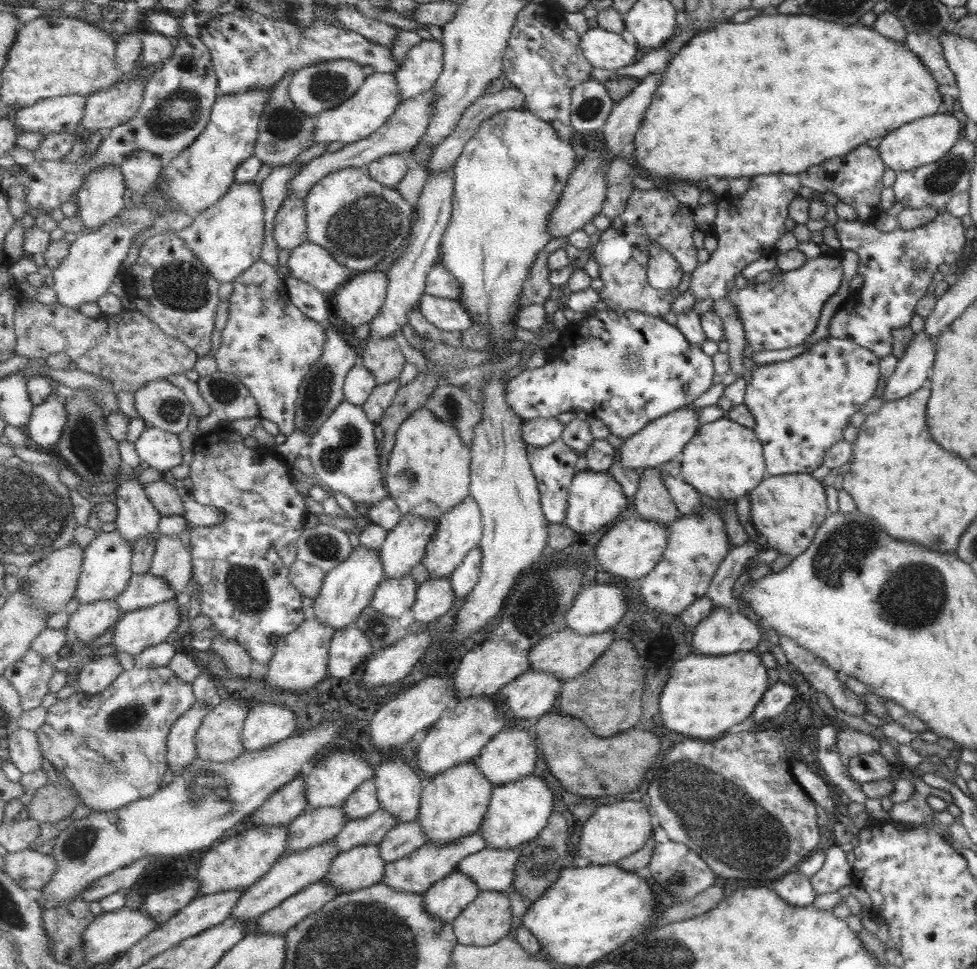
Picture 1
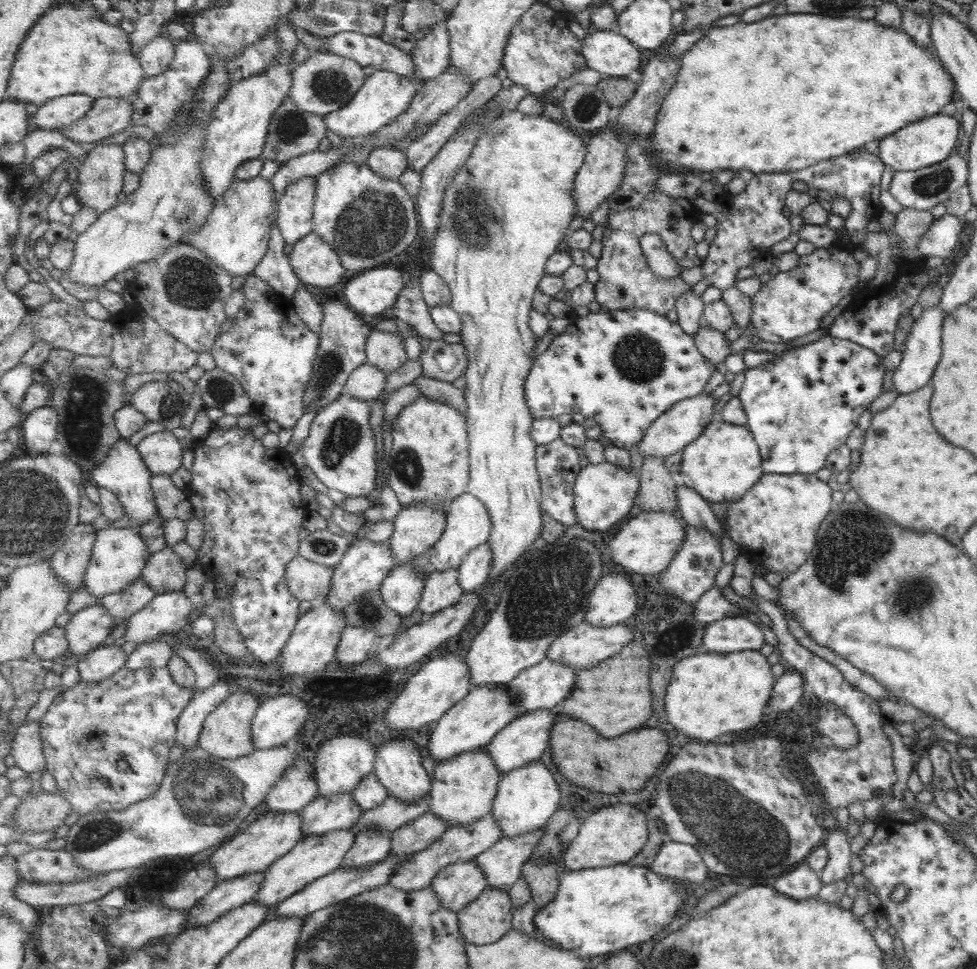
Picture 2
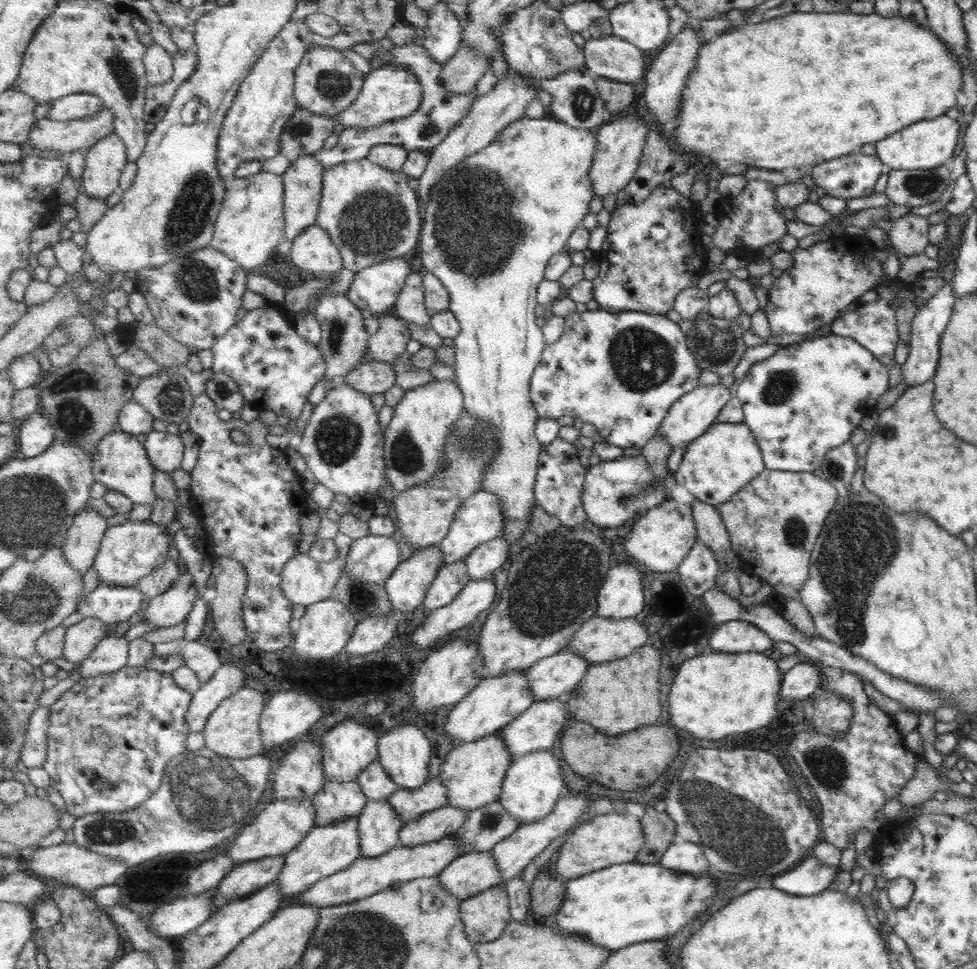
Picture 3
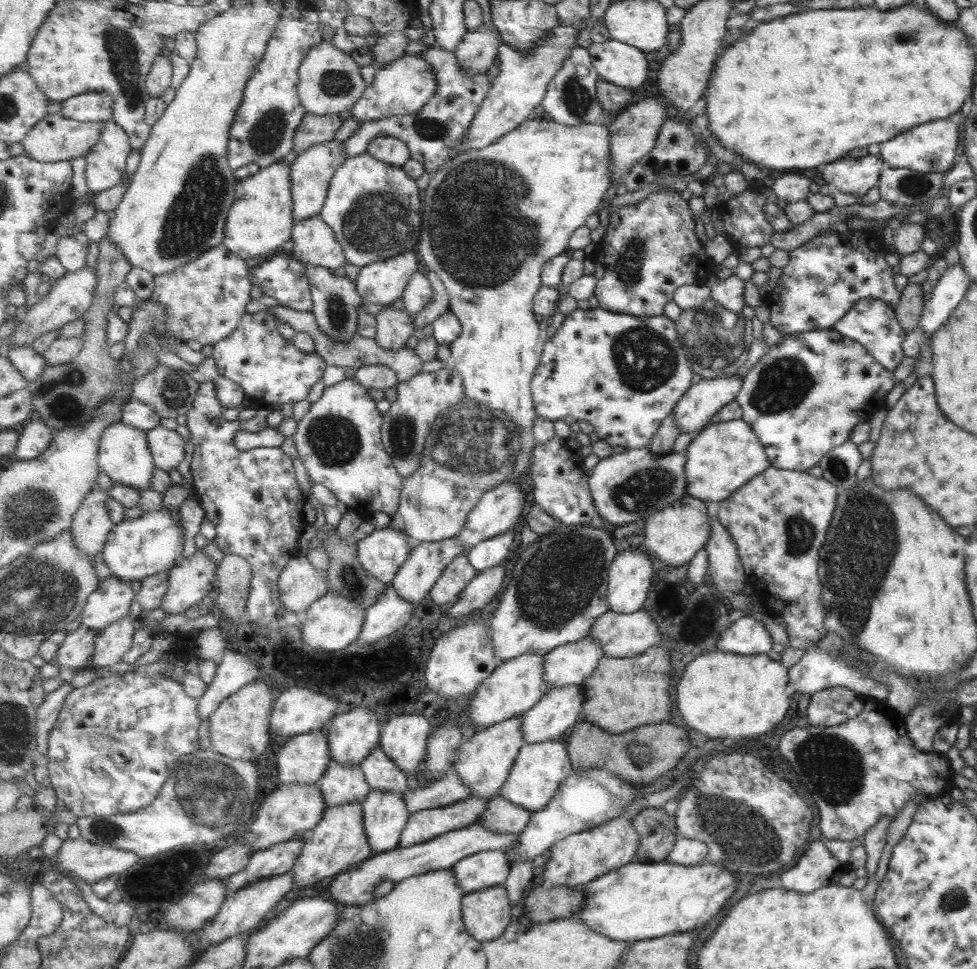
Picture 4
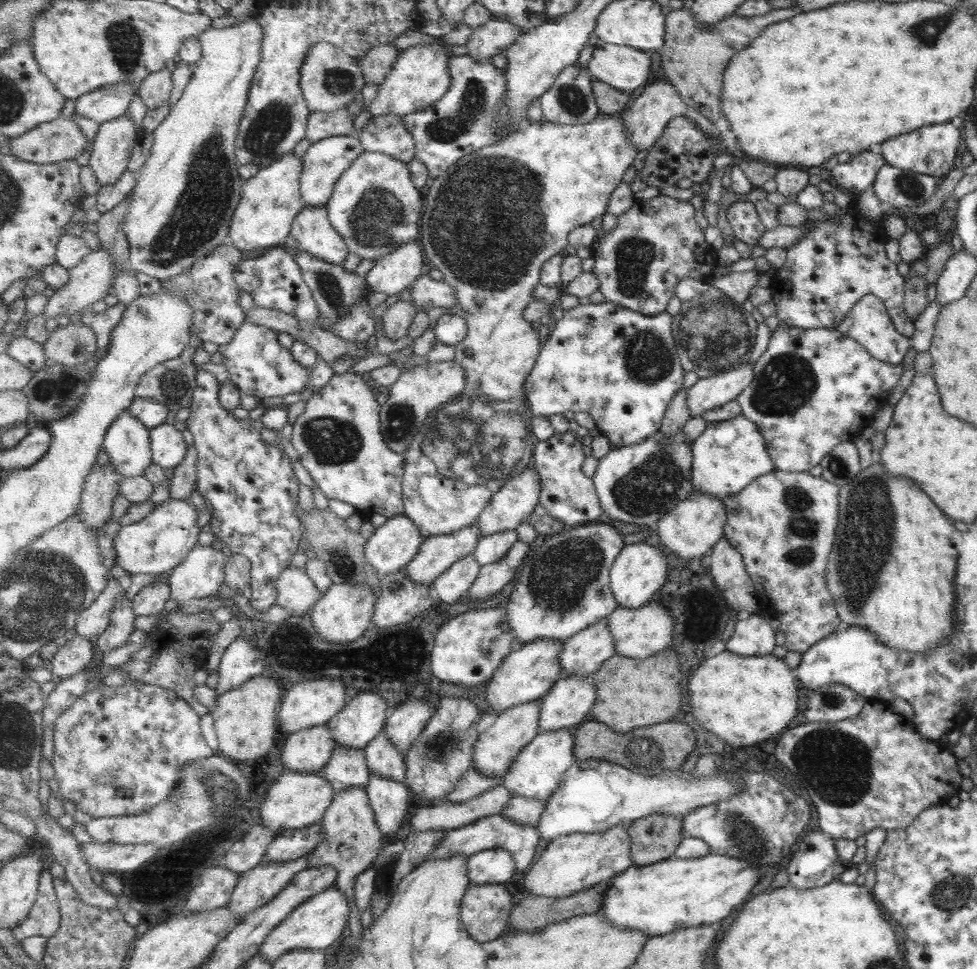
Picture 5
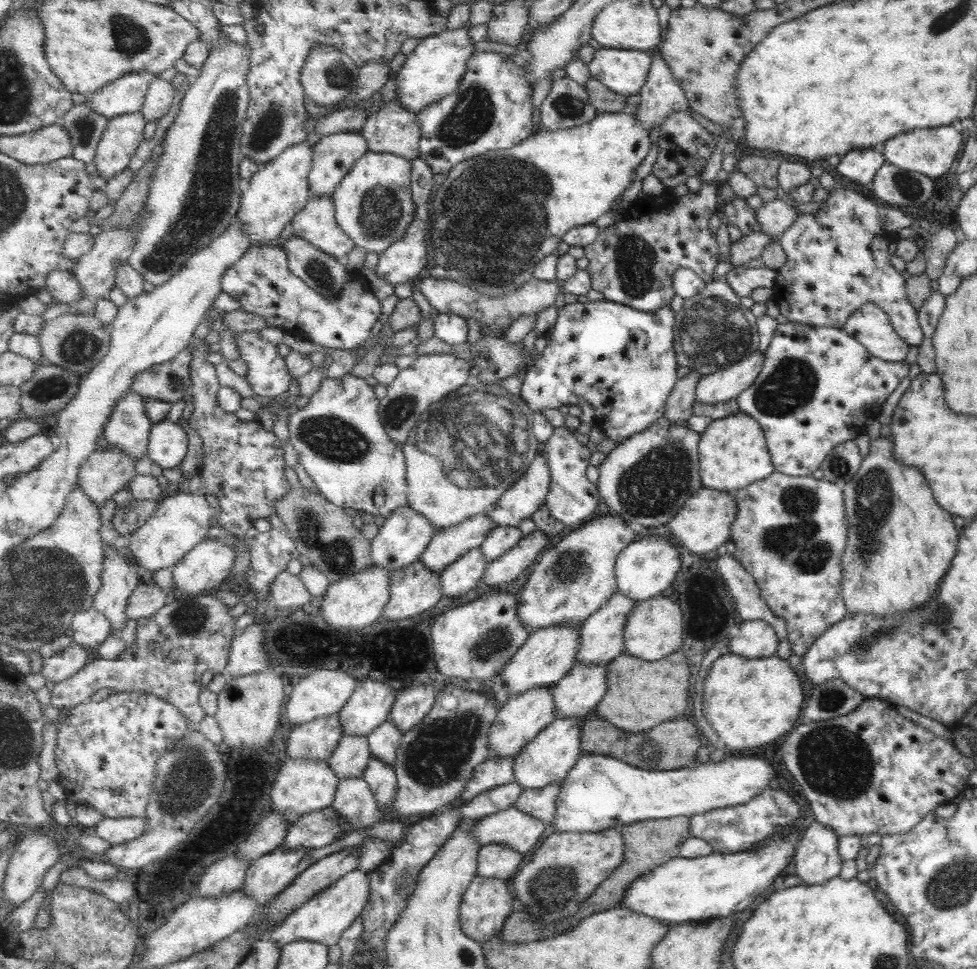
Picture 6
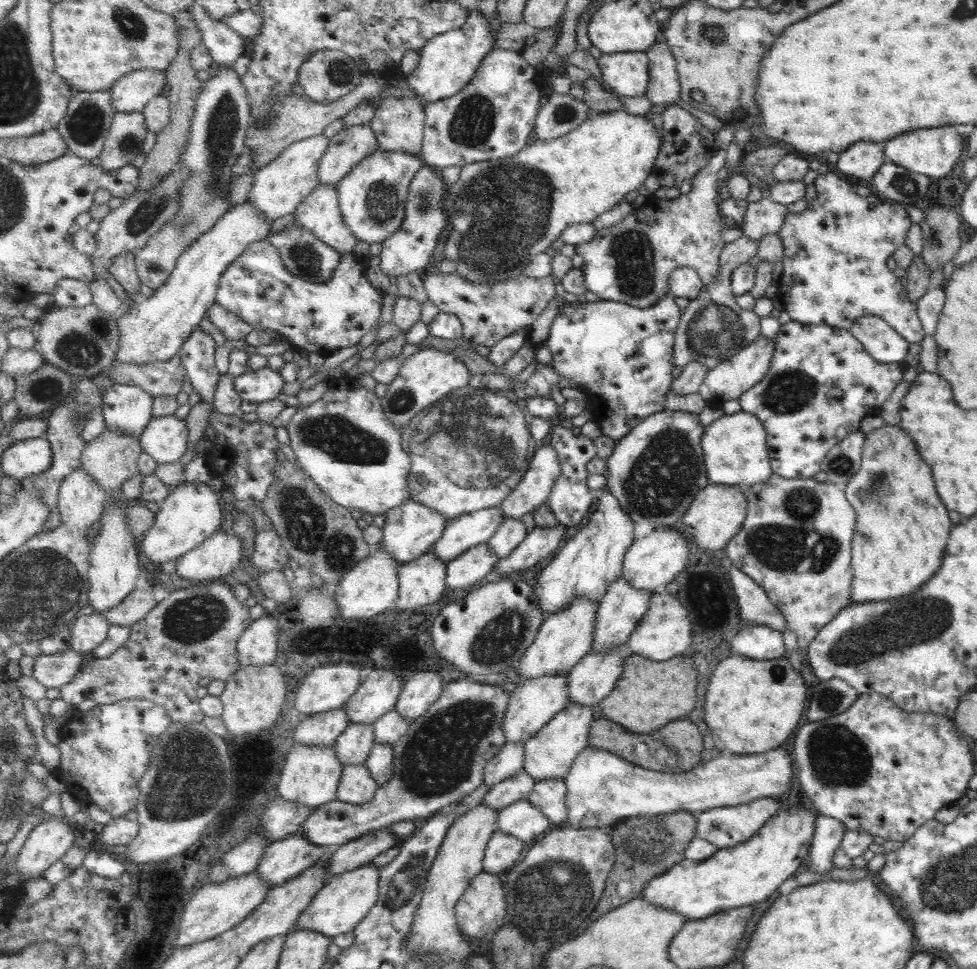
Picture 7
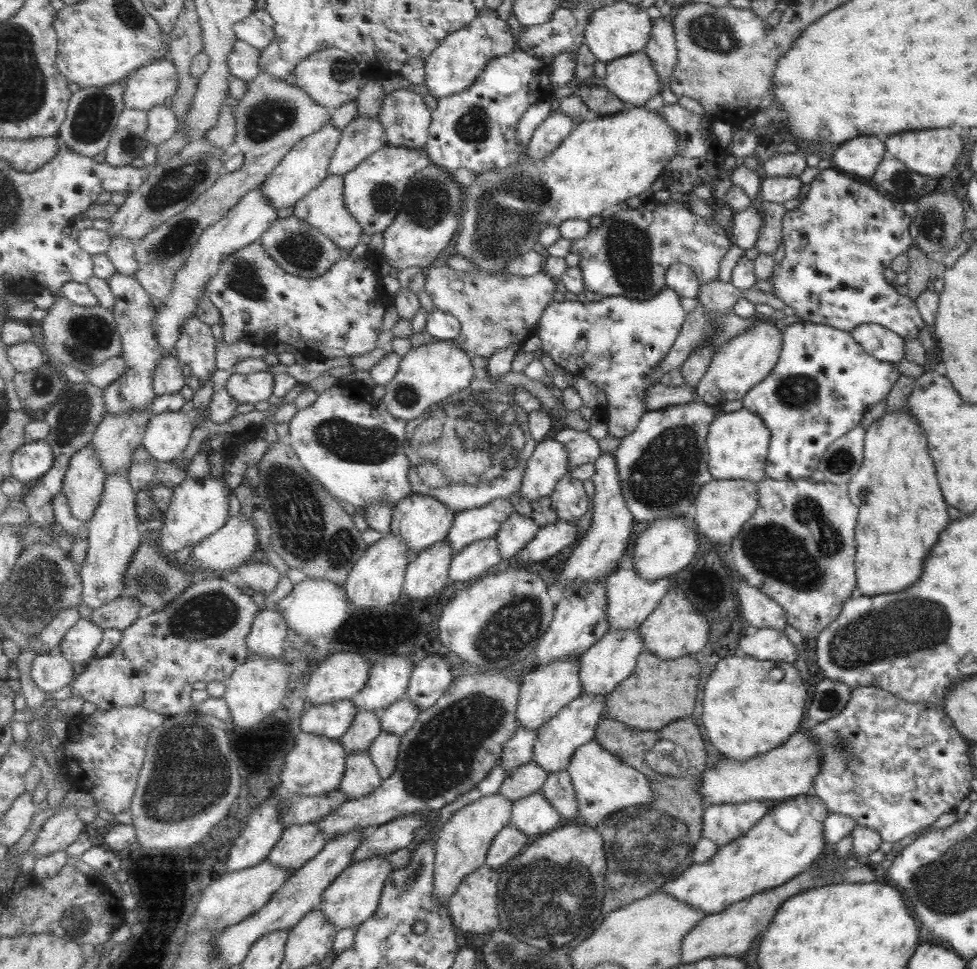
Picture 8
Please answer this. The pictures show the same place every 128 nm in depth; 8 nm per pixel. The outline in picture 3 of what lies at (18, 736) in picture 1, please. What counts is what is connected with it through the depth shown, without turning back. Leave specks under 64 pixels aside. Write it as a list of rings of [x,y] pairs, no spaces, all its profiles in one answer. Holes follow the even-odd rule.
[[[39,705],[27,727],[26,741],[22,750],[23,764],[27,768],[43,768],[48,759],[48,730],[50,727],[50,707]]]

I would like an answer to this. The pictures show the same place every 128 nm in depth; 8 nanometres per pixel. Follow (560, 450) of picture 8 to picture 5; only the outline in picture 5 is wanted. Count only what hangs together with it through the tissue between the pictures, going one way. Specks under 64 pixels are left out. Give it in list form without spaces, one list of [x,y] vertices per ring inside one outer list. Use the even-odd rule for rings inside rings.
[[[533,466],[513,477],[489,501],[480,514],[477,526],[481,536],[492,536],[501,532],[515,531],[526,521],[540,503],[542,482]]]

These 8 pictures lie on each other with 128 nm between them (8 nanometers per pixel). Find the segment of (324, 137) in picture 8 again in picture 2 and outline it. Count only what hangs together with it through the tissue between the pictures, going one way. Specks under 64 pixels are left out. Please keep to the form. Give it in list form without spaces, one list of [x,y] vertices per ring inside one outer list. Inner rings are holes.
[[[261,177],[249,180],[236,178],[225,196],[217,196],[207,222],[200,232],[188,234],[185,242],[200,248],[231,276],[247,277],[268,254],[274,222],[278,220],[275,191],[270,179]]]

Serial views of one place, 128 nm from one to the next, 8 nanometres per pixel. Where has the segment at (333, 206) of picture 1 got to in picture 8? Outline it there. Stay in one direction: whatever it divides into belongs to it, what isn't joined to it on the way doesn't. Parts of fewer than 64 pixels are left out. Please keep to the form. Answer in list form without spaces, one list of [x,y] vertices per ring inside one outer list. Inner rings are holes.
[[[387,144],[344,176],[345,203],[366,234],[383,234],[392,226],[392,222],[403,212],[408,184],[431,163],[432,160],[422,149],[392,147]]]

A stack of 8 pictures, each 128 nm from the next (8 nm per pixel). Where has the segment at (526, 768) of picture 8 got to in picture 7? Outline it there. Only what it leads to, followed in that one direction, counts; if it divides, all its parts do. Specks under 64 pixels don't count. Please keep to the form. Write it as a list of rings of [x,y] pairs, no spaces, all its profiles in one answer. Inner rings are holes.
[[[523,770],[499,784],[493,785],[483,803],[500,811],[510,804],[527,799],[535,787],[536,780]]]

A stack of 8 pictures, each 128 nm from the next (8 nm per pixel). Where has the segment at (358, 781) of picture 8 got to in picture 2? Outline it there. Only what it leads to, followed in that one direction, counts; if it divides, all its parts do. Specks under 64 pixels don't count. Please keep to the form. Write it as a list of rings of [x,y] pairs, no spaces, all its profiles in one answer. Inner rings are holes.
[[[339,829],[326,832],[320,835],[309,835],[301,839],[295,848],[288,855],[276,860],[264,874],[265,881],[261,885],[260,892],[257,893],[255,904],[261,904],[271,910],[275,906],[284,903],[286,899],[304,891],[309,884],[313,884],[323,876],[332,874],[339,870],[351,847],[356,843],[356,834],[351,830]]]

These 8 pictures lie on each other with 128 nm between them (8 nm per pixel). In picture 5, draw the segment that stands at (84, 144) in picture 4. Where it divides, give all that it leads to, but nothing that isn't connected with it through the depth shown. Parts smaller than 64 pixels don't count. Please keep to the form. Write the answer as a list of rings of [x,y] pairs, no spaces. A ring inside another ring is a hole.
[[[70,116],[40,124],[23,136],[9,138],[11,155],[37,164],[76,159],[88,147],[88,136]]]

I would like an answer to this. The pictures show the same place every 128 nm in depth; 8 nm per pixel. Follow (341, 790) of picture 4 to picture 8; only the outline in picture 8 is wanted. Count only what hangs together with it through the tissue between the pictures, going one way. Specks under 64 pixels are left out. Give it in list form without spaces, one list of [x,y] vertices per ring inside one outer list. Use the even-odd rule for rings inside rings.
[[[358,711],[352,727],[343,738],[340,738],[340,741],[350,755],[359,751],[367,751],[383,731],[380,714],[375,711]]]

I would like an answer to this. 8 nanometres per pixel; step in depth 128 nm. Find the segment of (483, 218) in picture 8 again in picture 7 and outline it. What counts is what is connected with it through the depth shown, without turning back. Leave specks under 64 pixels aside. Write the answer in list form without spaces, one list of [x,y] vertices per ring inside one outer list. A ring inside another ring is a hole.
[[[618,110],[600,114],[594,113],[585,119],[575,130],[572,130],[565,136],[560,136],[553,140],[533,139],[529,146],[515,156],[474,162],[473,164],[467,164],[461,167],[458,181],[447,185],[448,195],[445,196],[444,209],[452,226],[444,246],[445,258],[457,263],[456,272],[474,283],[490,285],[523,275],[525,269],[532,264],[535,256],[541,253],[551,252],[551,242],[557,240],[568,226],[572,224],[591,223],[597,216],[601,216],[603,212],[611,210],[613,206],[617,206],[619,202],[625,200],[625,196],[629,192],[638,191],[645,184],[647,176],[654,174],[656,160],[660,155],[662,143],[662,137],[659,136],[659,132],[657,132],[657,128],[653,126],[651,120],[644,117],[644,115],[634,115],[625,110]]]

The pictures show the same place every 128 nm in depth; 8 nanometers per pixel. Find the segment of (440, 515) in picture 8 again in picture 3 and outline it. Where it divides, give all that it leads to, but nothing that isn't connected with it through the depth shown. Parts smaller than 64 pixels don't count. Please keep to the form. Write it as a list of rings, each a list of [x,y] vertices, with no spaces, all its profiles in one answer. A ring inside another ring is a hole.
[[[389,536],[353,540],[347,557],[345,575],[363,583],[385,584],[401,564],[398,542]]]

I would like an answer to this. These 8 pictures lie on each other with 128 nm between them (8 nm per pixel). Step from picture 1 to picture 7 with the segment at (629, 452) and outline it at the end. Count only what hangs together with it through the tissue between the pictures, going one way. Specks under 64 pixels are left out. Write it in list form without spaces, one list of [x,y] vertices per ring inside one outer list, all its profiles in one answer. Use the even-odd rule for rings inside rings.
[[[760,334],[753,342],[747,343],[727,360],[722,360],[718,365],[707,369],[696,393],[703,405],[711,409],[721,408],[723,402],[738,399],[743,392],[757,384],[769,368],[773,349],[773,341]]]

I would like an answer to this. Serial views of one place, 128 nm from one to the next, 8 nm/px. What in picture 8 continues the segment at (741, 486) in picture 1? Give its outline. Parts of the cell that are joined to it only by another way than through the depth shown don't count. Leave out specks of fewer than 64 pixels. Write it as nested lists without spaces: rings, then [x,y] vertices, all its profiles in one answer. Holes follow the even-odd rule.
[[[741,408],[734,412],[721,413],[708,428],[706,443],[707,467],[713,479],[750,480],[759,482],[767,476],[764,473],[768,454],[769,432],[755,413]]]

